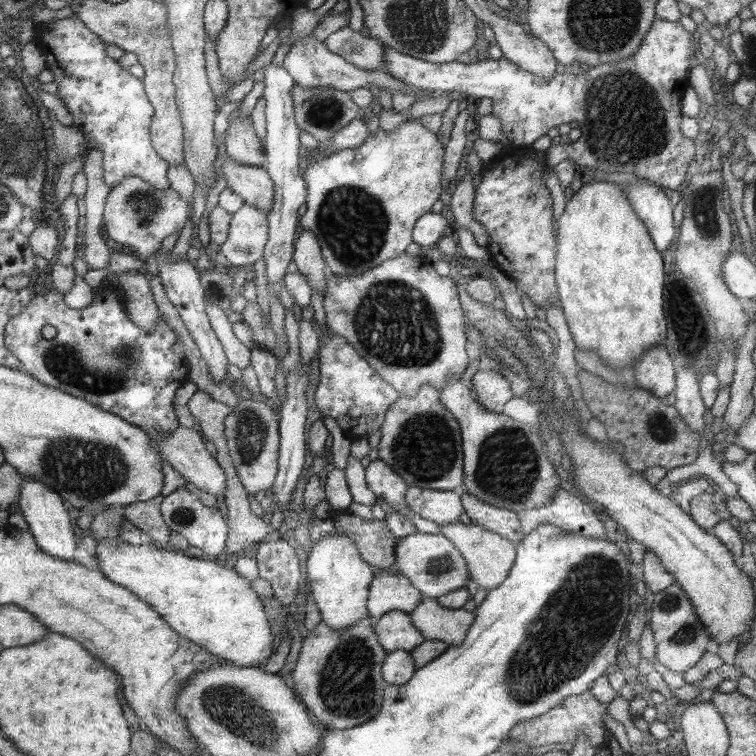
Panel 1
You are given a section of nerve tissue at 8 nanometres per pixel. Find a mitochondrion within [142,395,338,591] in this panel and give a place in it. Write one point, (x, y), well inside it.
(251, 431)

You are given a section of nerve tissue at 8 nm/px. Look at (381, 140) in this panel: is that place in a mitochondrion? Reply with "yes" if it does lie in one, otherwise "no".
no

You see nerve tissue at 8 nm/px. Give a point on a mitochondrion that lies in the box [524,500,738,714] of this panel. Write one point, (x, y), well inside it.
(687, 632)

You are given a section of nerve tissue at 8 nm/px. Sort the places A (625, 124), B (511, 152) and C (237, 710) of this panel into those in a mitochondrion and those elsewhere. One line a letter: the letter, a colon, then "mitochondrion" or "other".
A: mitochondrion
B: other
C: mitochondrion

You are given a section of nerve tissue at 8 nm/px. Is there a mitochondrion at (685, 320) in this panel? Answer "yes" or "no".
yes

